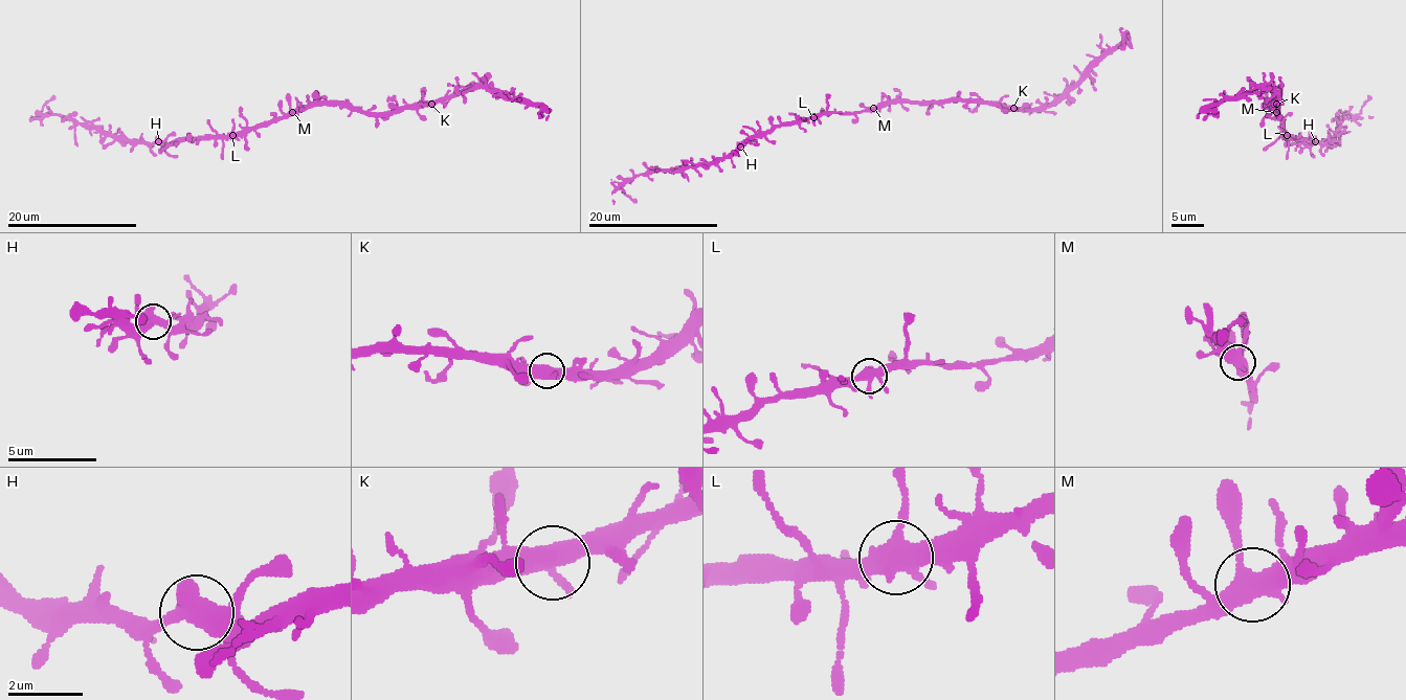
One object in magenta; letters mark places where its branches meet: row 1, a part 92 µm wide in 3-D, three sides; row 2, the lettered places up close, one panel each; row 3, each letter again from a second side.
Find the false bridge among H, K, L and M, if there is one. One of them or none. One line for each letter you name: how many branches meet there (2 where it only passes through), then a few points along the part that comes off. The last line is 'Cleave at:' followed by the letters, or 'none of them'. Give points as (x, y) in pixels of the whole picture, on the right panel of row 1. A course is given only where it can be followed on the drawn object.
Cleave at: none of them

